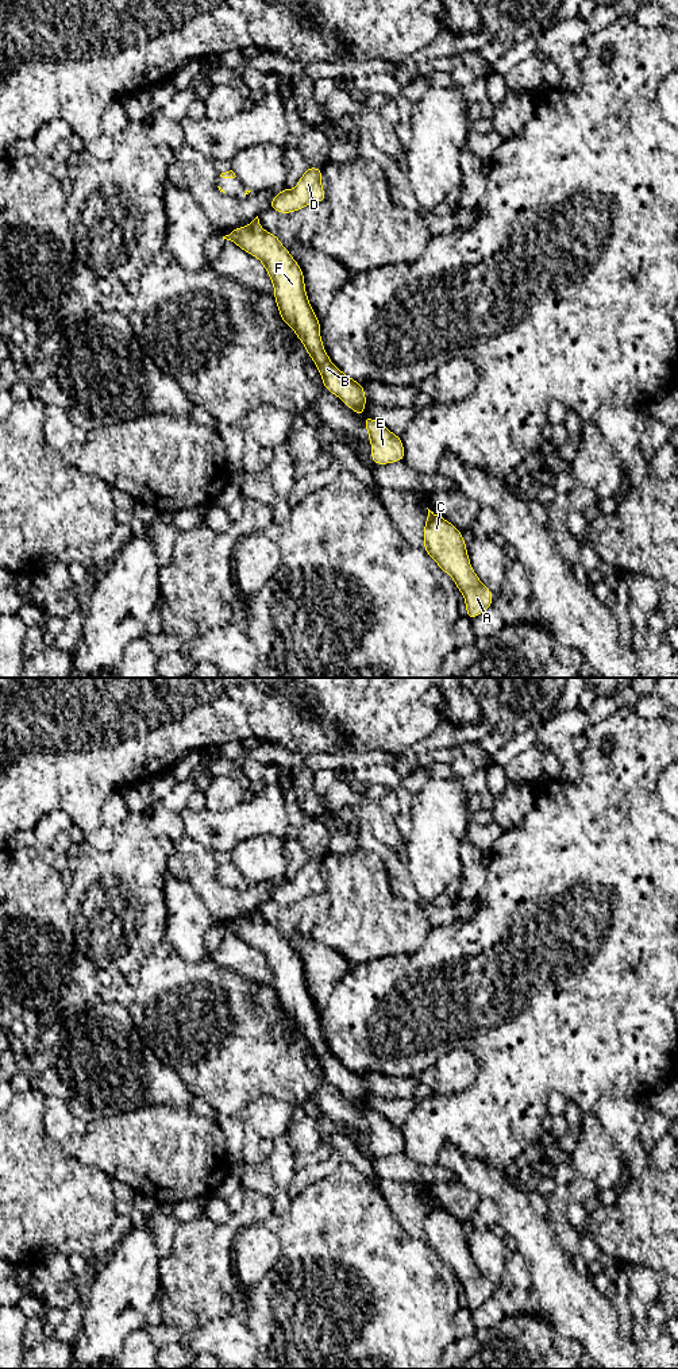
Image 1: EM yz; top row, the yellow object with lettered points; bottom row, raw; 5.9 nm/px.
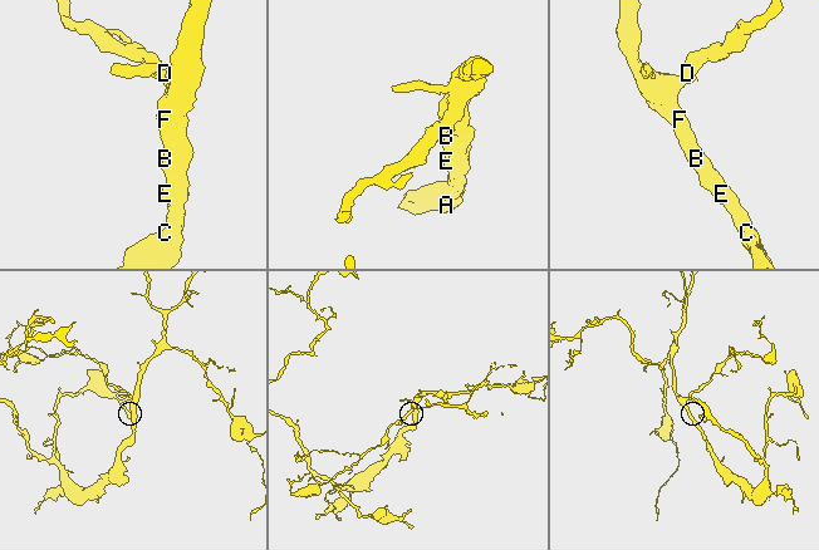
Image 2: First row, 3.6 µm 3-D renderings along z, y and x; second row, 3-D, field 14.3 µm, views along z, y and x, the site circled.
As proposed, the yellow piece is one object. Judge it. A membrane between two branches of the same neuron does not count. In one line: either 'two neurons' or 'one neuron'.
one neuron

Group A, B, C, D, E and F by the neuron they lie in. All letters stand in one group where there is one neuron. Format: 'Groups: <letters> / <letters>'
Groups: A B C D E F

